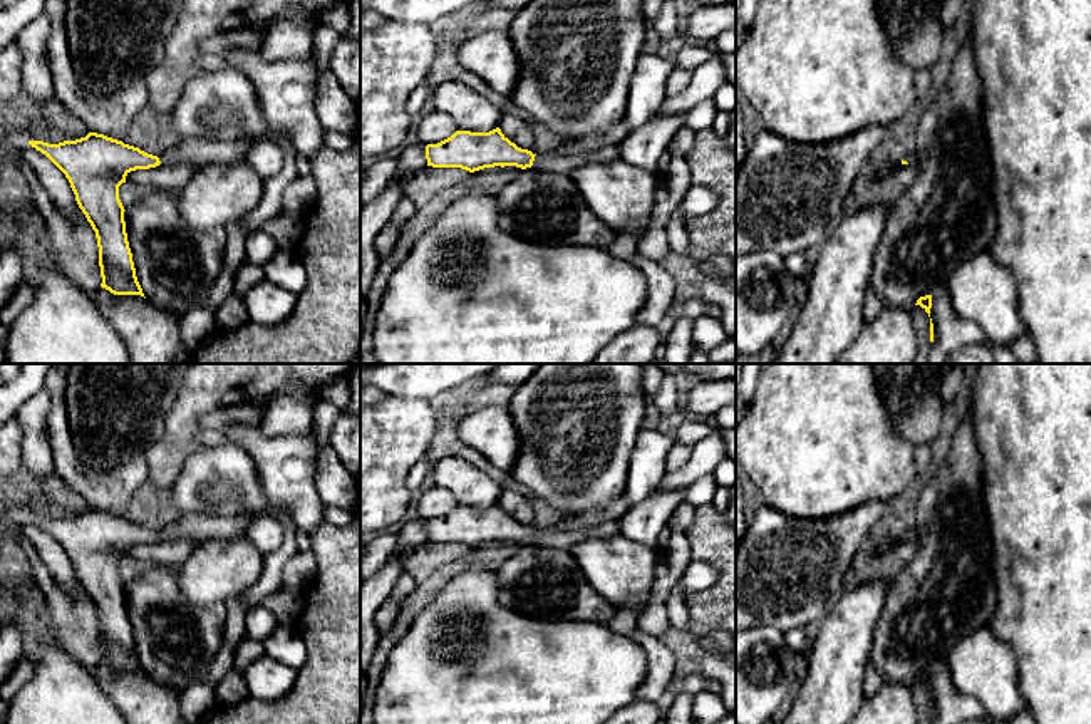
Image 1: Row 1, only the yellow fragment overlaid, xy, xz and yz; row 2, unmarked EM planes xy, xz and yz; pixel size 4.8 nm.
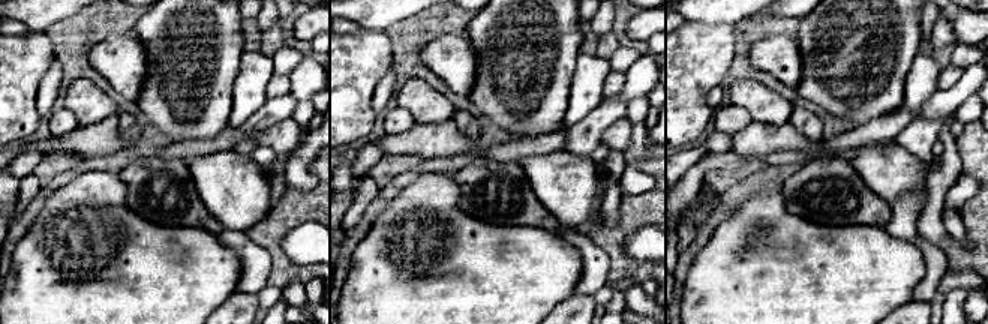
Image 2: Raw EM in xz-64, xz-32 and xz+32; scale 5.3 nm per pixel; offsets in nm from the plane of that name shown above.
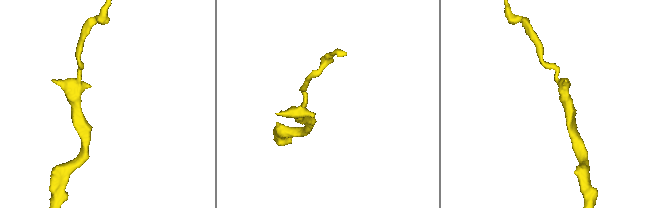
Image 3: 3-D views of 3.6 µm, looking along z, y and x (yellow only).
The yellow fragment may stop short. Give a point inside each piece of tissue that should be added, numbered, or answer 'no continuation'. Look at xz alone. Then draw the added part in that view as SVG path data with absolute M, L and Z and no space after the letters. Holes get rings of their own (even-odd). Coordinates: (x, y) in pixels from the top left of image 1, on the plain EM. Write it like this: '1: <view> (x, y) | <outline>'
1: xz (555, 538) | M610 520L580 530L536 530L533 543L540 546L570 550L588 538L610 538L620 533L620 520Z

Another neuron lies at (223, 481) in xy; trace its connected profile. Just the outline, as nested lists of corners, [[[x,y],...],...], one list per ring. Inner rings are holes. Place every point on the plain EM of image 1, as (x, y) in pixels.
[[[231,441],[204,447],[186,459],[171,496],[181,516],[265,515],[258,469],[251,456]]]

